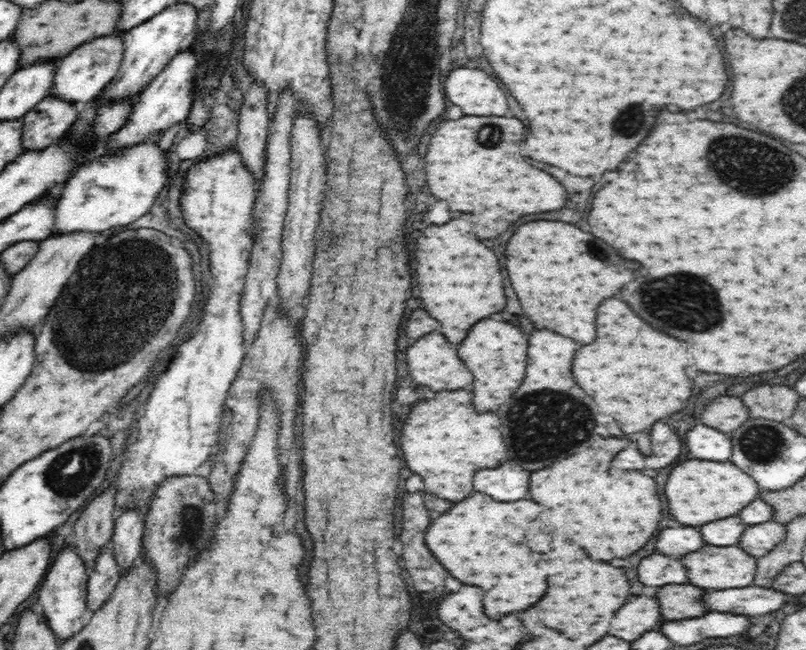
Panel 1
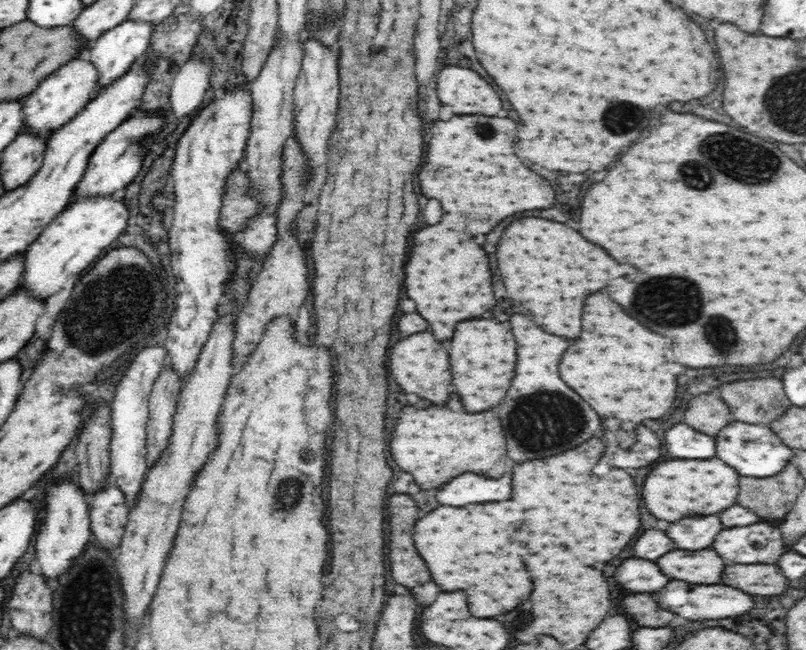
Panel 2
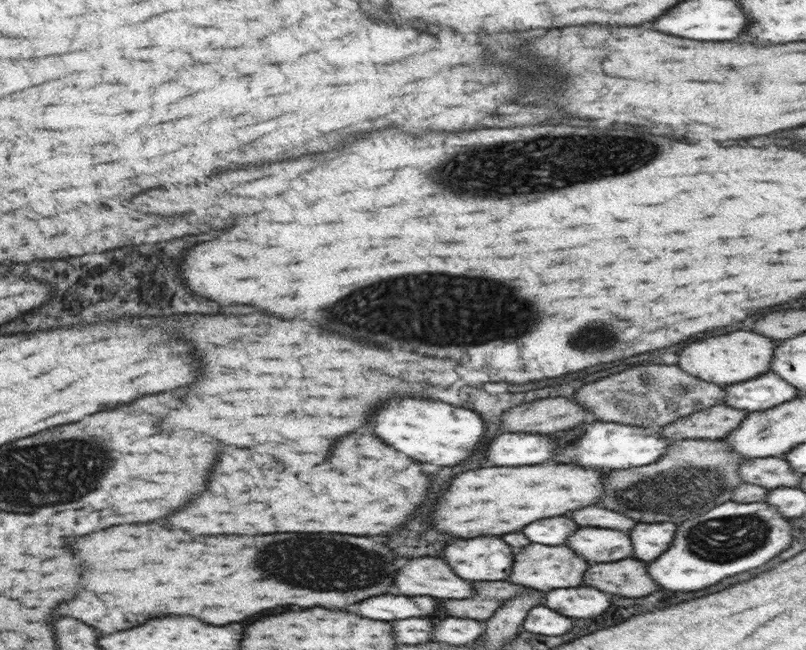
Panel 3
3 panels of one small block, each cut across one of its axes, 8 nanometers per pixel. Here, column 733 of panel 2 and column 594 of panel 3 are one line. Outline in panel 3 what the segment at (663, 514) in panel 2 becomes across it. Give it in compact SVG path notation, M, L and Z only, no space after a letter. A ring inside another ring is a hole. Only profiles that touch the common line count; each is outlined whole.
M540 464L540 466L504 466L478 468L462 472L448 486L444 500L440 498L432 514L432 524L460 538L500 536L522 530L530 522L564 516L568 512L594 506L604 494L602 470L586 470L570 464Z

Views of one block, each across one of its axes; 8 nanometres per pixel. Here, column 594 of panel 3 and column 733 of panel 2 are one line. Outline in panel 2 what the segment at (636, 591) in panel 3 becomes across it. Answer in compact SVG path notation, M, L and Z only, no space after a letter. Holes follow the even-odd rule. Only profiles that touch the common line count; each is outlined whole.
M734 564L726 566L722 582L752 596L782 594L788 588L788 580L778 566L768 564Z

